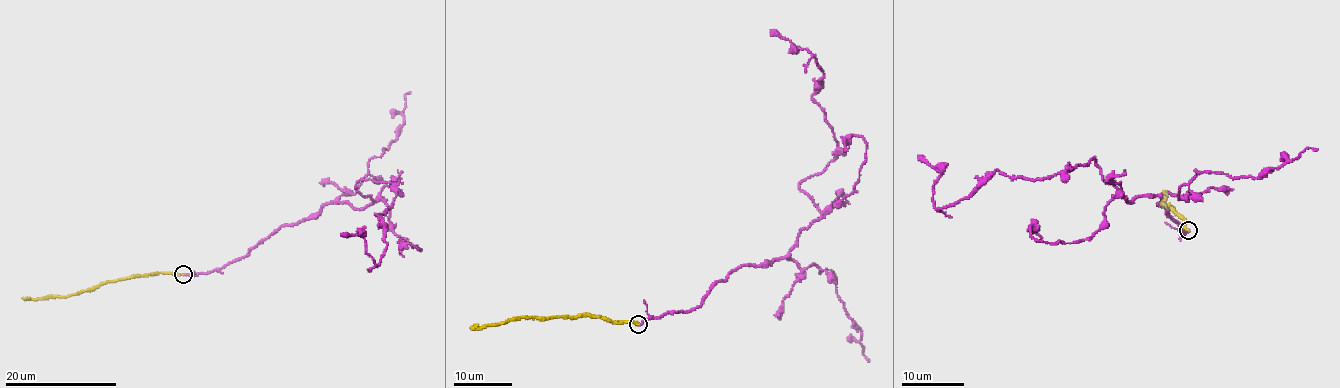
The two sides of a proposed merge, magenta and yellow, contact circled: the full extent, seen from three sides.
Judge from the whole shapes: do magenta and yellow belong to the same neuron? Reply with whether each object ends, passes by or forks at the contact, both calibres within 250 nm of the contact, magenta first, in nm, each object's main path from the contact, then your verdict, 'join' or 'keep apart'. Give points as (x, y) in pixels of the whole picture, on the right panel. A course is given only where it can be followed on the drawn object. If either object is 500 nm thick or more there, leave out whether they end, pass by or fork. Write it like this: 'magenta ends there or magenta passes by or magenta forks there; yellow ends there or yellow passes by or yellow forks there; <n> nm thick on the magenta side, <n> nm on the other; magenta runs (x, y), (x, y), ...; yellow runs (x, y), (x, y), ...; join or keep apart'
magenta ends there; yellow ends there; 280 nm thick on the magenta side, 280 nm on the other; magenta runs (1188, 230), (1163, 195), (1123, 198), (1093, 159), (1032, 179), (995, 171), (940, 208), (940, 174), (918, 155); yellow runs (1188, 230), (1182, 216), (1169, 202), (1161, 203), (1165, 201), (1165, 190); keep apart

